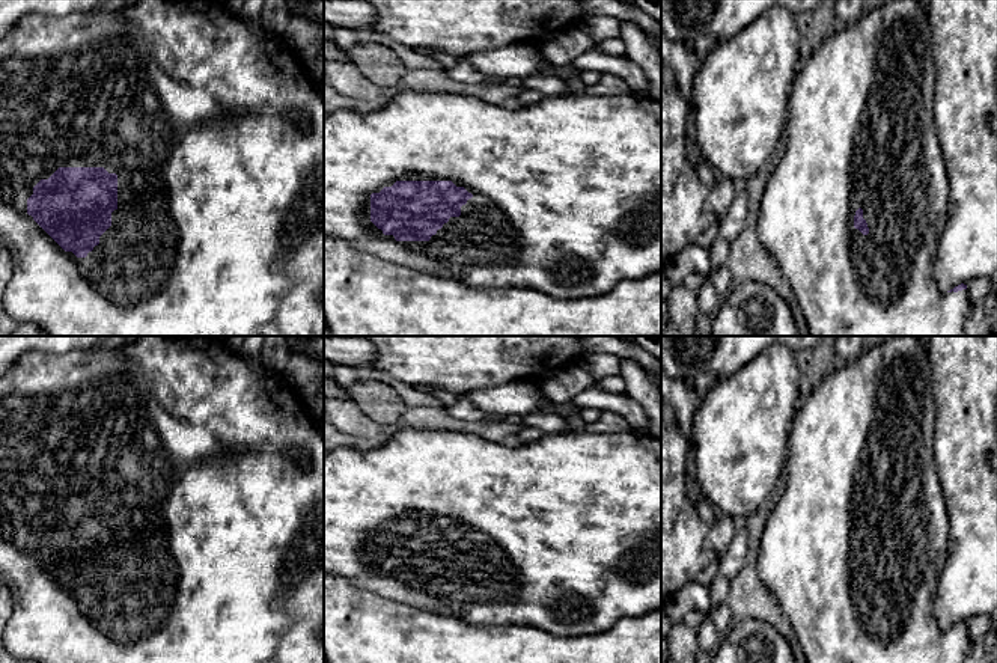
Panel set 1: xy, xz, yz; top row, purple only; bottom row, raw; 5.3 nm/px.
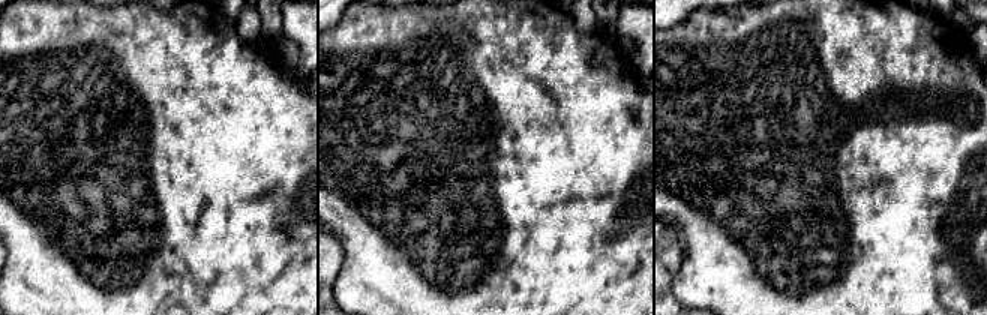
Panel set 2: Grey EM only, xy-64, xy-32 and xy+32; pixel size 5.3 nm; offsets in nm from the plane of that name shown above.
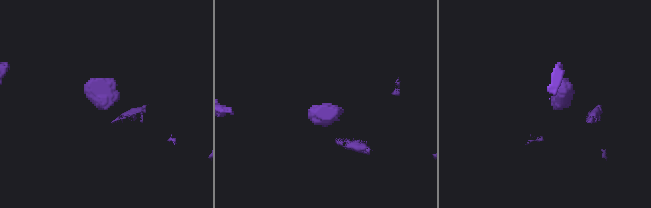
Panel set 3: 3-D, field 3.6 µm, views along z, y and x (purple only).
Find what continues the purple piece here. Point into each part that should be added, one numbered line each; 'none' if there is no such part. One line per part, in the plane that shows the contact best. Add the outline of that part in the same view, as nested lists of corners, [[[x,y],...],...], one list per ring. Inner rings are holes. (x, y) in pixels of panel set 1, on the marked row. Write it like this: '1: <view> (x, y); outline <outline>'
1: xy (216, 133); outline [[[139,0],[139,2],[136,2],[136,3],[130,3],[130,5],[128,5],[128,6],[125,6],[125,8],[123,8],[123,9],[117,9],[117,11],[101,11],[101,9],[95,9],[95,11],[90,11],[90,12],[75,12],[75,14],[69,14],[69,15],[63,15],[63,17],[50,17],[50,15],[38,15],[38,14],[29,14],[29,15],[24,15],[24,17],[21,17],[21,18],[20,18],[20,20],[18,20],[18,21],[17,21],[17,23],[15,23],[15,26],[14,26],[14,27],[12,27],[12,29],[11,29],[11,30],[9,30],[9,32],[8,32],[8,33],[6,33],[6,35],[5,35],[5,36],[3,36],[3,38],[0,38],[0,240],[2,240],[2,241],[3,241],[3,243],[5,243],[5,244],[6,244],[6,246],[8,246],[8,249],[9,249],[9,252],[11,252],[11,255],[12,255],[12,258],[14,258],[14,273],[12,273],[12,277],[11,277],[11,280],[9,280],[9,282],[8,282],[8,285],[6,285],[6,289],[5,289],[5,294],[3,294],[3,306],[5,306],[5,309],[6,309],[6,312],[8,312],[8,313],[9,313],[9,316],[11,316],[11,318],[12,318],[12,319],[15,319],[15,321],[17,321],[17,322],[30,322],[30,324],[35,324],[35,325],[38,325],[38,327],[39,327],[39,328],[41,328],[41,330],[42,330],[42,332],[44,332],[44,333],[45,333],[45,335],[47,335],[47,336],[324,336],[324,101],[322,101],[322,99],[321,99],[321,98],[319,98],[319,95],[318,95],[318,92],[316,92],[316,87],[318,87],[318,83],[313,83],[313,81],[312,81],[312,78],[310,78],[310,74],[309,74],[309,71],[307,71],[307,65],[306,65],[306,63],[304,63],[304,62],[303,62],[303,57],[301,57],[301,50],[298,50],[298,48],[295,48],[295,47],[294,47],[294,45],[292,45],[292,44],[291,44],[291,42],[289,42],[289,41],[288,41],[288,36],[286,36],[286,33],[274,33],[274,32],[270,32],[270,30],[267,30],[267,29],[265,29],[265,27],[262,27],[262,29],[261,29],[261,30],[259,30],[259,32],[253,32],[253,30],[252,30],[252,29],[250,29],[250,27],[248,27],[248,26],[247,26],[247,24],[245,24],[245,23],[244,23],[244,21],[242,21],[242,18],[241,18],[241,17],[239,17],[239,15],[236,15],[236,14],[233,14],[233,12],[232,12],[232,11],[230,11],[230,8],[229,8],[229,6],[227,6],[227,2],[226,2],[226,0],[172,0],[172,2],[166,2],[166,0]],[[59,167],[104,167],[104,169],[105,169],[105,170],[107,170],[107,172],[108,172],[108,173],[116,173],[116,175],[117,175],[117,208],[116,208],[116,209],[114,209],[114,211],[113,211],[113,212],[111,212],[111,226],[110,226],[110,228],[108,228],[108,229],[107,229],[107,231],[105,231],[105,232],[104,232],[104,234],[102,234],[102,235],[101,235],[101,237],[99,237],[99,244],[98,244],[98,246],[95,246],[95,247],[93,247],[93,250],[92,250],[92,252],[89,252],[89,253],[87,253],[87,256],[86,256],[86,258],[77,258],[77,256],[75,256],[75,255],[74,255],[74,253],[72,253],[72,252],[65,252],[65,250],[63,250],[63,249],[62,249],[62,247],[60,247],[60,246],[59,246],[59,244],[57,244],[57,243],[56,243],[56,241],[54,241],[54,240],[53,240],[53,238],[51,238],[51,237],[50,237],[50,235],[48,235],[48,234],[47,234],[47,232],[45,232],[45,231],[44,231],[44,229],[42,229],[42,228],[41,228],[41,226],[39,226],[39,225],[38,225],[38,223],[36,223],[36,222],[35,222],[35,220],[33,220],[33,217],[32,217],[32,215],[29,215],[29,214],[27,214],[27,199],[29,199],[29,197],[30,197],[30,196],[32,196],[32,194],[33,194],[33,187],[35,187],[35,185],[36,185],[36,184],[38,184],[38,182],[39,182],[39,181],[41,181],[41,179],[48,179],[48,178],[50,178],[50,176],[51,176],[51,175],[53,175],[53,173],[54,173],[54,172],[56,172],[56,170],[57,170],[57,169],[59,169]]]

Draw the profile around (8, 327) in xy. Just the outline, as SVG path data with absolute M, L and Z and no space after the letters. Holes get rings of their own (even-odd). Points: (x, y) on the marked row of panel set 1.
M0 240L0 336L47 336L38 325L17 322L3 306L3 294L14 273L14 258L8 246Z

